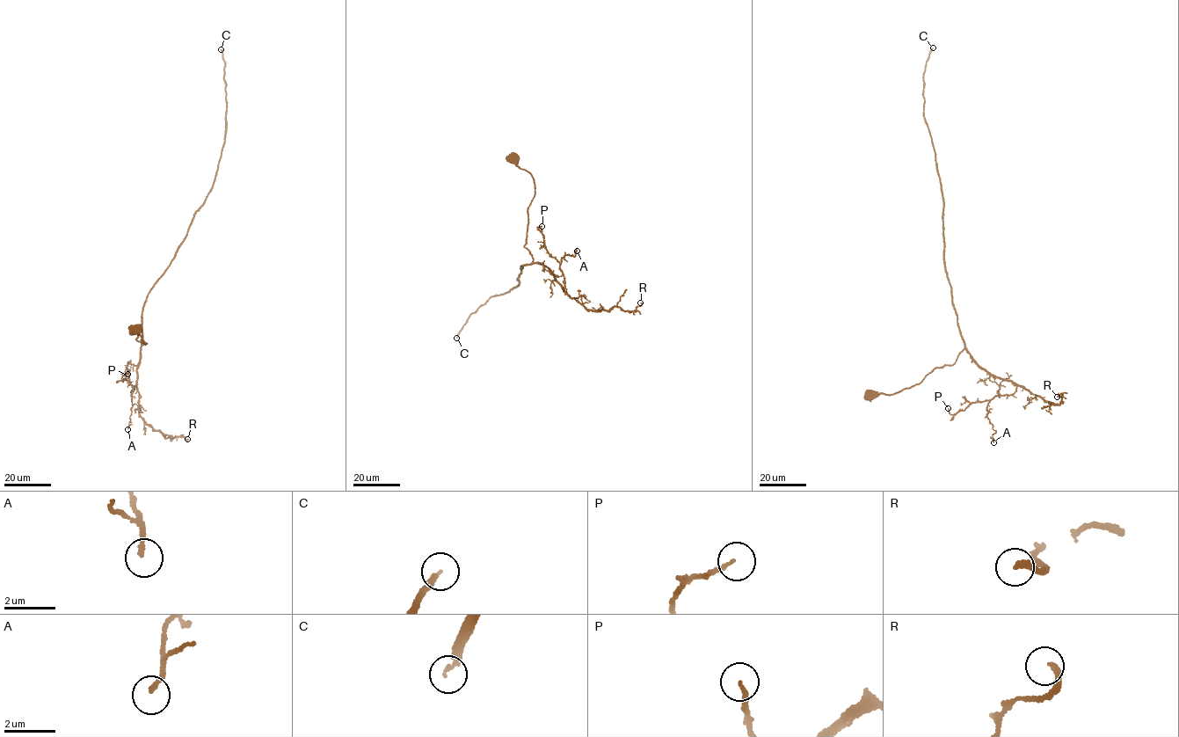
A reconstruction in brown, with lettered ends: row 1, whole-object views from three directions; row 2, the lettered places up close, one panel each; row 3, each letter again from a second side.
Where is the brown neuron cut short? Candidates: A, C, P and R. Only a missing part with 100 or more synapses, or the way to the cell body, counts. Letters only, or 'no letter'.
C

